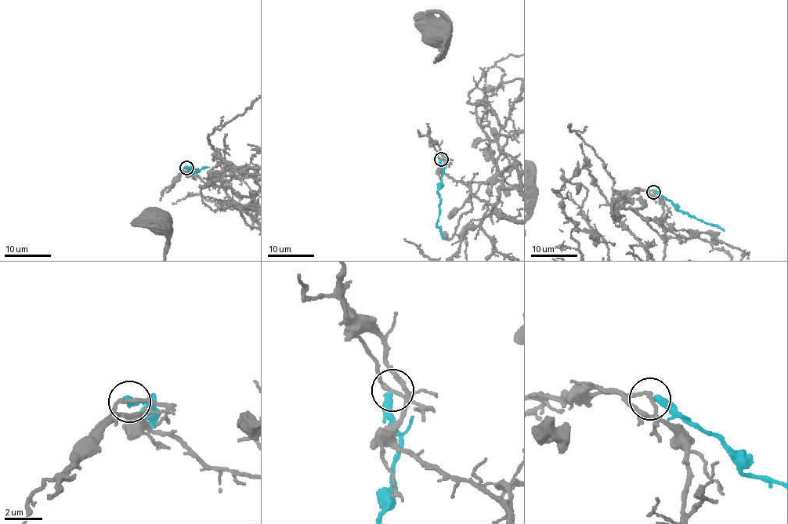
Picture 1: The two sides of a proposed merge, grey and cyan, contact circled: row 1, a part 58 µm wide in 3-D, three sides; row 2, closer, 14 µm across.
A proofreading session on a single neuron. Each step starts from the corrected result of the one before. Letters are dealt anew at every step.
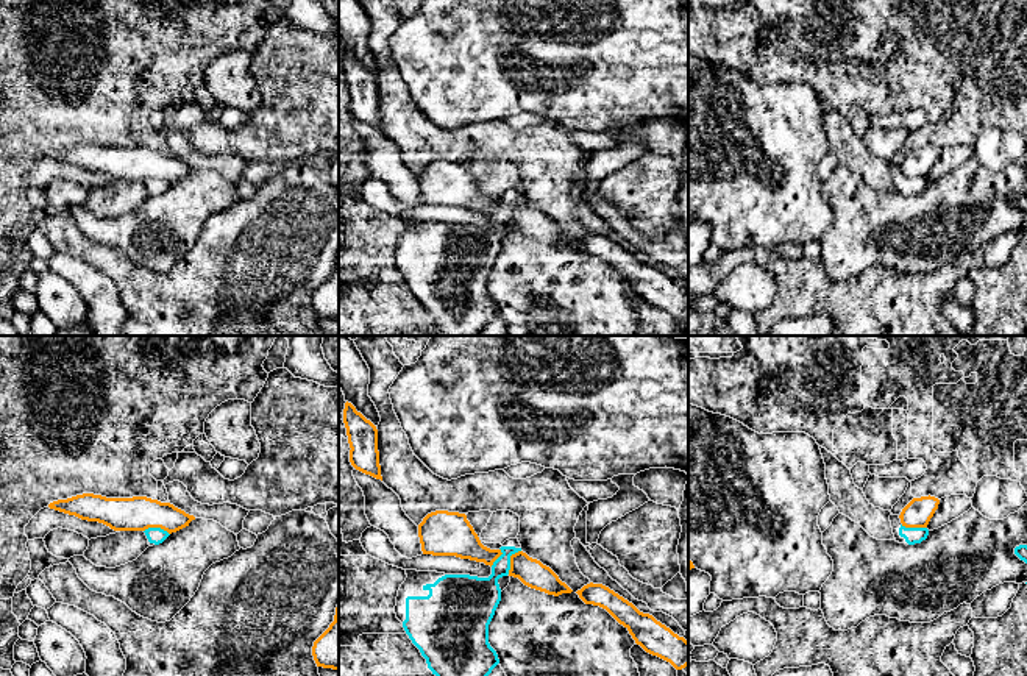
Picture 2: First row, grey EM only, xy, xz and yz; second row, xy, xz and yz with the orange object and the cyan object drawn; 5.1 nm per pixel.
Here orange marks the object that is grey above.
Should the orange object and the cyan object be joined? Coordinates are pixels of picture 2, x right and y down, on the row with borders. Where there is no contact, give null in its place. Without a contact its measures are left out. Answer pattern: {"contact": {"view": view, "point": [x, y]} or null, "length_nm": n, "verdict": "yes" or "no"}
{"contact": {"view": "xz", "point": [511, 561]}, "length_nm": 140, "verdict": "no"}

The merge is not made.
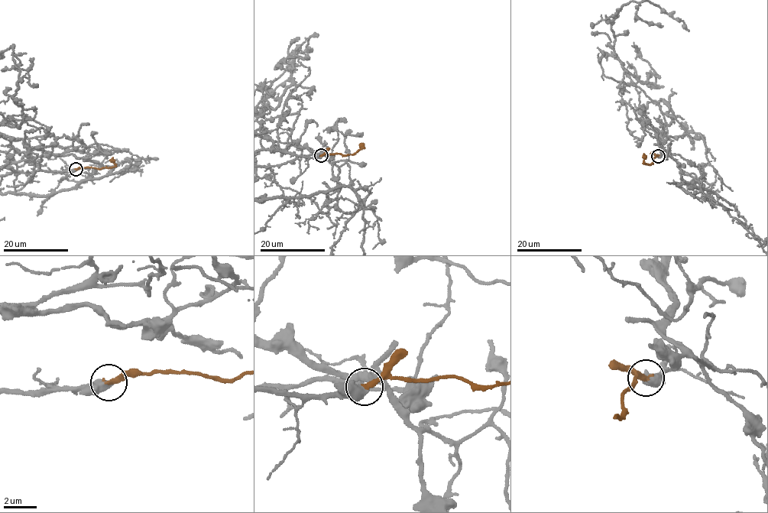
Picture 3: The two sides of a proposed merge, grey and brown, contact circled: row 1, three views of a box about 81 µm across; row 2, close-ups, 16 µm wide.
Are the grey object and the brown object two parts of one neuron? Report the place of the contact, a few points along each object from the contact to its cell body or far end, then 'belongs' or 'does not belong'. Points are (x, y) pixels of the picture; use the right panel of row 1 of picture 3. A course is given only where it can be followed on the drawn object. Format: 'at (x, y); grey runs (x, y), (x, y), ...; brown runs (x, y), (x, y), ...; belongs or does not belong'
at (658, 156); brown runs (657, 155), (650, 165), (644, 163), (643, 154); belongs

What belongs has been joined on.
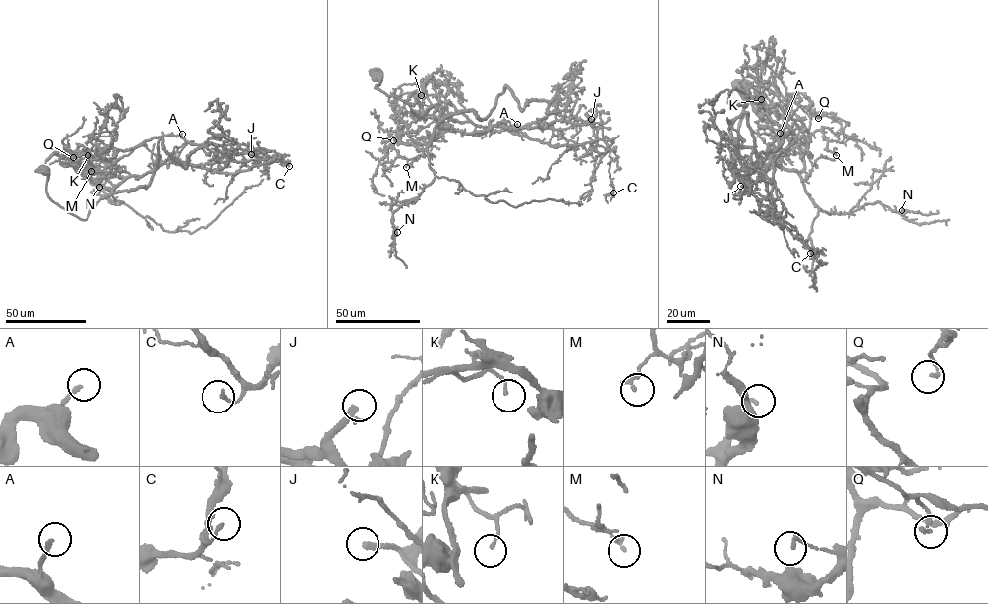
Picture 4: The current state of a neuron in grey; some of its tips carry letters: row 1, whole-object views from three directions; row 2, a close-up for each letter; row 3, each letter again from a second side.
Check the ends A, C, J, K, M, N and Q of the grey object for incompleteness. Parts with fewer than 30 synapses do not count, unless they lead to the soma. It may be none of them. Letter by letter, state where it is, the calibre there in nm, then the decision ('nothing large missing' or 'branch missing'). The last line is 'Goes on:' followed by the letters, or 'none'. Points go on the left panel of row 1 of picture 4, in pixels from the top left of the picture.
A: place (182, 134); calibre 170 nm; branch missing
C: place (289, 166); calibre 150 nm; nothing large missing
J: place (251, 154); calibre 240 nm; nothing large missing
K: place (87, 155); calibre 130 nm; nothing large missing
M: place (91, 171); calibre 160 nm; nothing large missing
N: place (99, 187); calibre 150 nm; nothing large missing
Q: place (73, 157); calibre 170 nm; nothing large missing
Goes on: A

